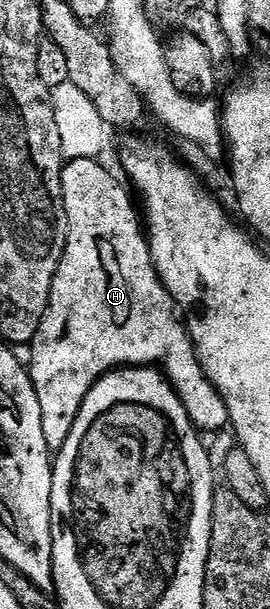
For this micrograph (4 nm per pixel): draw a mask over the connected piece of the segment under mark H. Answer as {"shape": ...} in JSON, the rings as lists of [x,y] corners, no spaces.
{"shape":[[[94,159],[69,160],[61,171],[69,235],[65,255],[51,288],[49,307],[31,343],[33,363],[30,361],[27,366],[39,396],[43,434],[49,449],[56,452],[63,448],[79,416],[79,408],[83,408],[83,400],[93,385],[109,371],[126,366],[160,367],[175,388],[183,408],[187,408],[187,416],[198,431],[221,430],[224,426],[226,429],[230,425],[227,404],[223,404],[223,396],[219,396],[203,372],[197,350],[193,346],[193,337],[179,313],[178,304],[167,293],[157,274],[149,251],[148,237],[143,233],[138,207],[137,210],[133,207],[128,192],[117,183],[116,176],[104,170],[101,164]]]}

